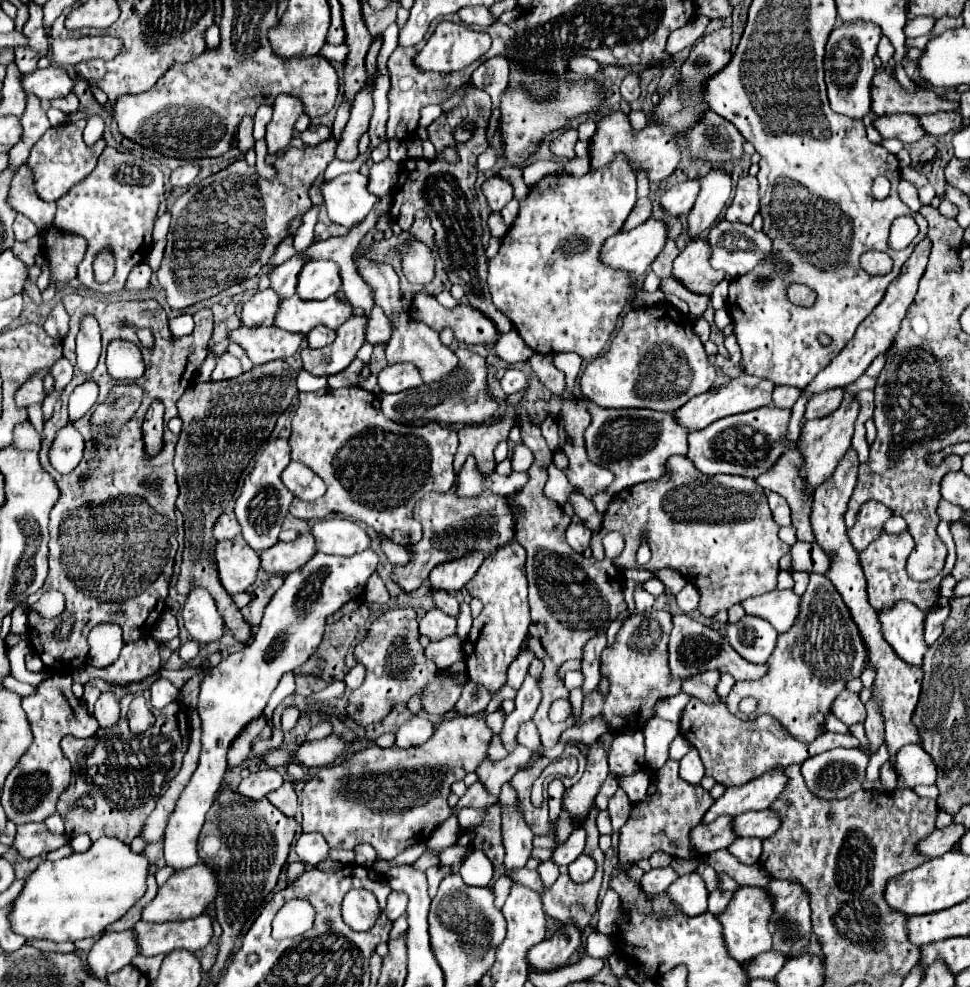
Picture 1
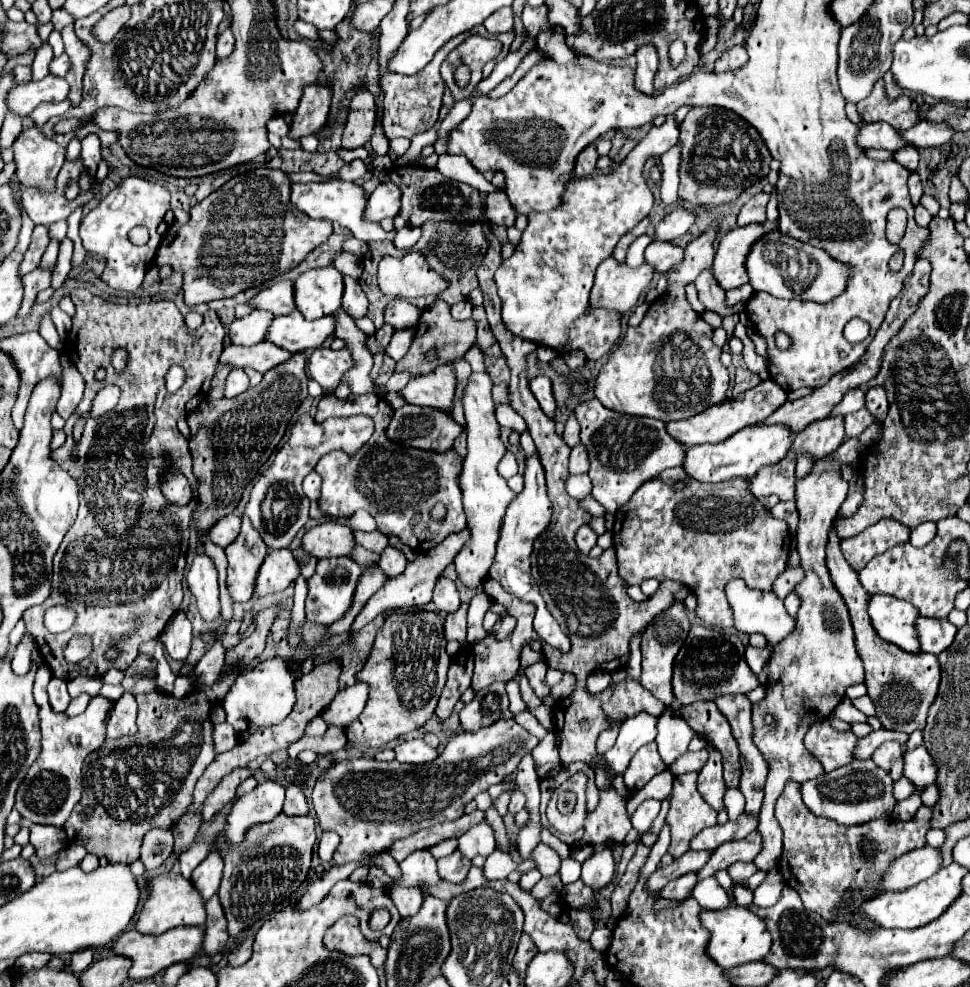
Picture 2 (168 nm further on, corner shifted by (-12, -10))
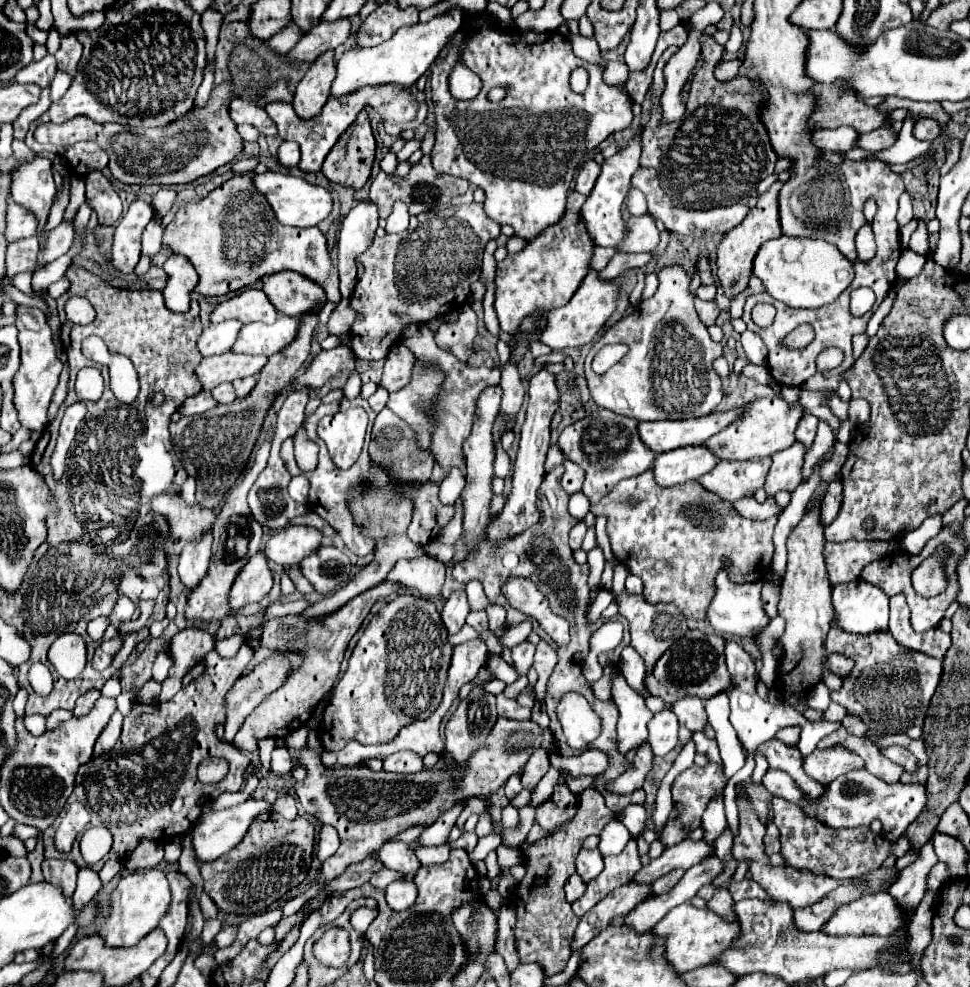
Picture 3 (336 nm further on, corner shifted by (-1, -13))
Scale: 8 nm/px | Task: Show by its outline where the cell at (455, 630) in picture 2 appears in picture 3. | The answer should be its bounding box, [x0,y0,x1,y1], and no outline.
[441,590,469,634]

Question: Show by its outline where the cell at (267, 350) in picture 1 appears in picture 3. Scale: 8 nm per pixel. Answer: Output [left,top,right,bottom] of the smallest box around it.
[195,352,267,390]

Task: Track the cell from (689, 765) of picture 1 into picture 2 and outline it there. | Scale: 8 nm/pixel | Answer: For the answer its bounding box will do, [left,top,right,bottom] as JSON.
[698,747,726,811]

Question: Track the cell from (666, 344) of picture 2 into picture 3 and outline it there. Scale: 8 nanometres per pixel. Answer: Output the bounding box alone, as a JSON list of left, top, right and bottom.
[585,266,723,420]

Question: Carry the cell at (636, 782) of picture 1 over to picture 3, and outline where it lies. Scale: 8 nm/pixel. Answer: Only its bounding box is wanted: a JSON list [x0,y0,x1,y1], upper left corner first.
[621,806,645,836]

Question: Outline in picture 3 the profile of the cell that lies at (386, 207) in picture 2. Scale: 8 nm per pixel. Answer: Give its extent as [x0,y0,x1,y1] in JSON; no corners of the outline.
[337,202,377,298]

